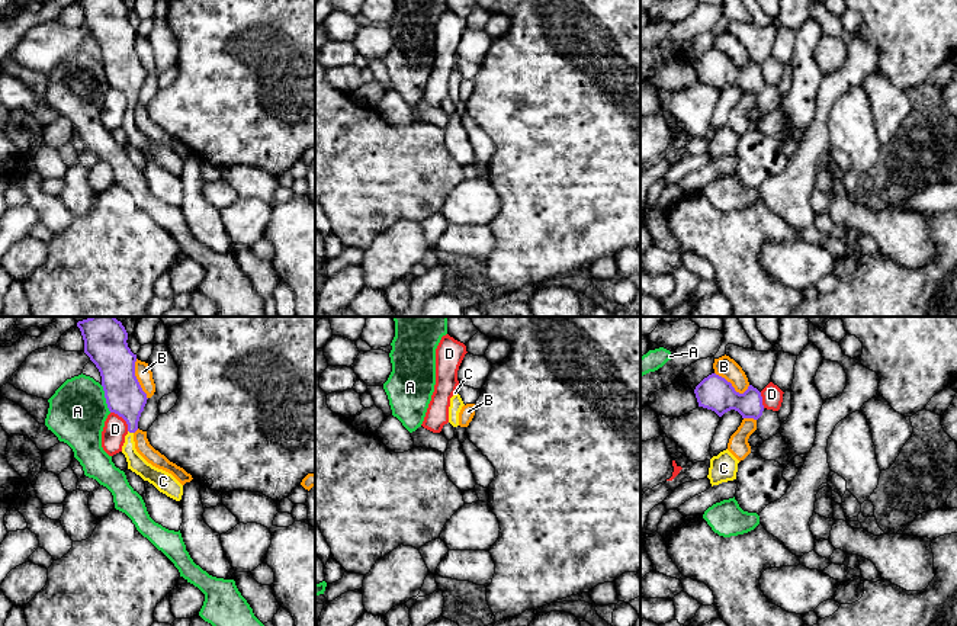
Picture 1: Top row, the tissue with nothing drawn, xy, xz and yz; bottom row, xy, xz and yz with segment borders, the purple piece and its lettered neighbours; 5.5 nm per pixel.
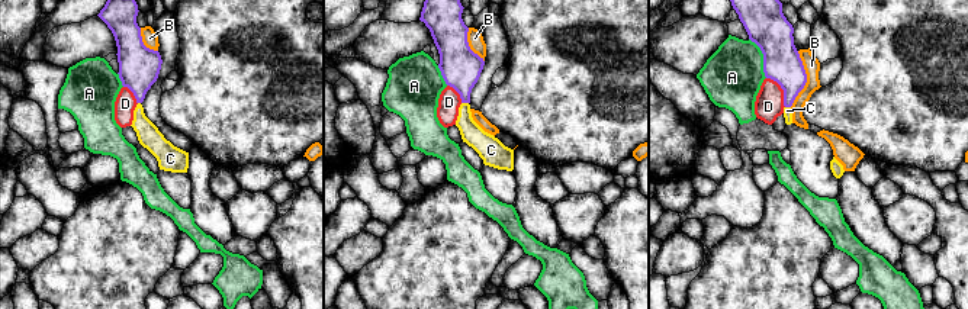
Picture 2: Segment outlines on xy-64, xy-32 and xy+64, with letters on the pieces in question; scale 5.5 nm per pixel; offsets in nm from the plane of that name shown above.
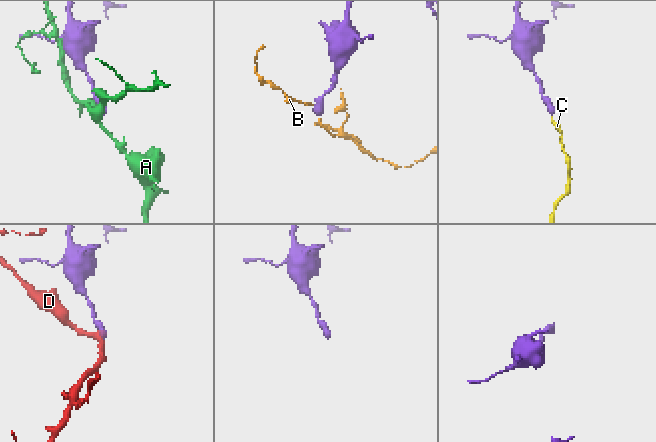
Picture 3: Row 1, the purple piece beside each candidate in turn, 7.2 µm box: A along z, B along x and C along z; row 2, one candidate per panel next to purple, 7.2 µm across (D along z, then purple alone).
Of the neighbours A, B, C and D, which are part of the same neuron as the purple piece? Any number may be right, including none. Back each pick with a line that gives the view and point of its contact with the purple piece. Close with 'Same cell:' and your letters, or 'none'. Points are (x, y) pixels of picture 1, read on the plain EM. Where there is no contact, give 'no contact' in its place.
C: xy (131, 106)
Same cell: C

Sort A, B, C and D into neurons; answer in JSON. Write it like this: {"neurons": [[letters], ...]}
{"neurons": [["A"], ["B"], ["C"], ["D"]]}

